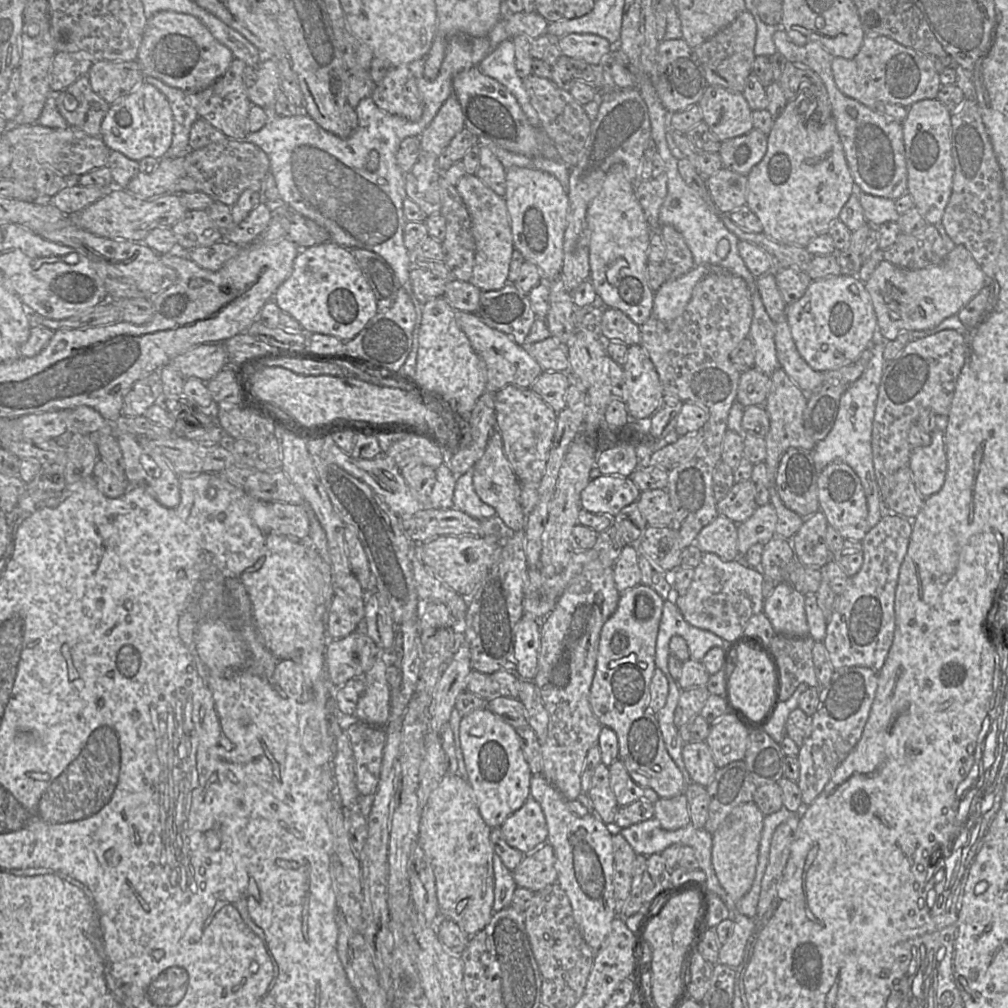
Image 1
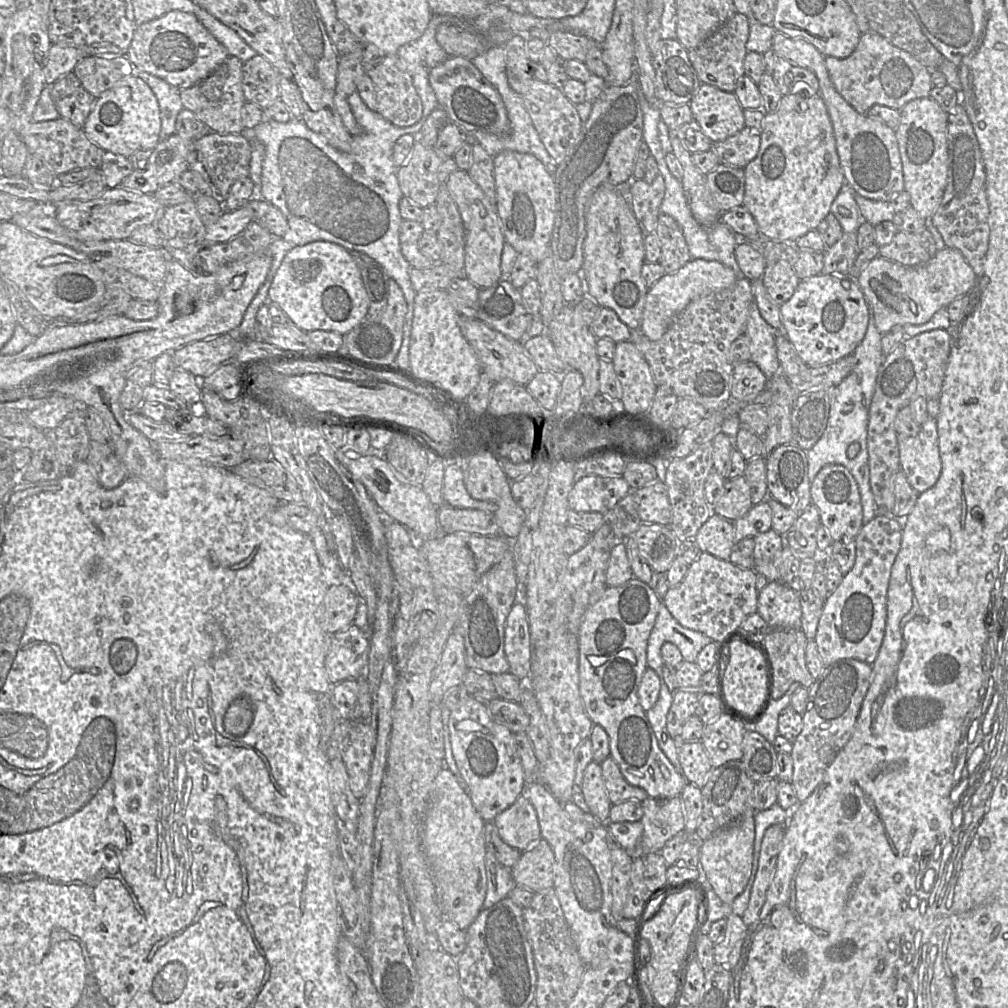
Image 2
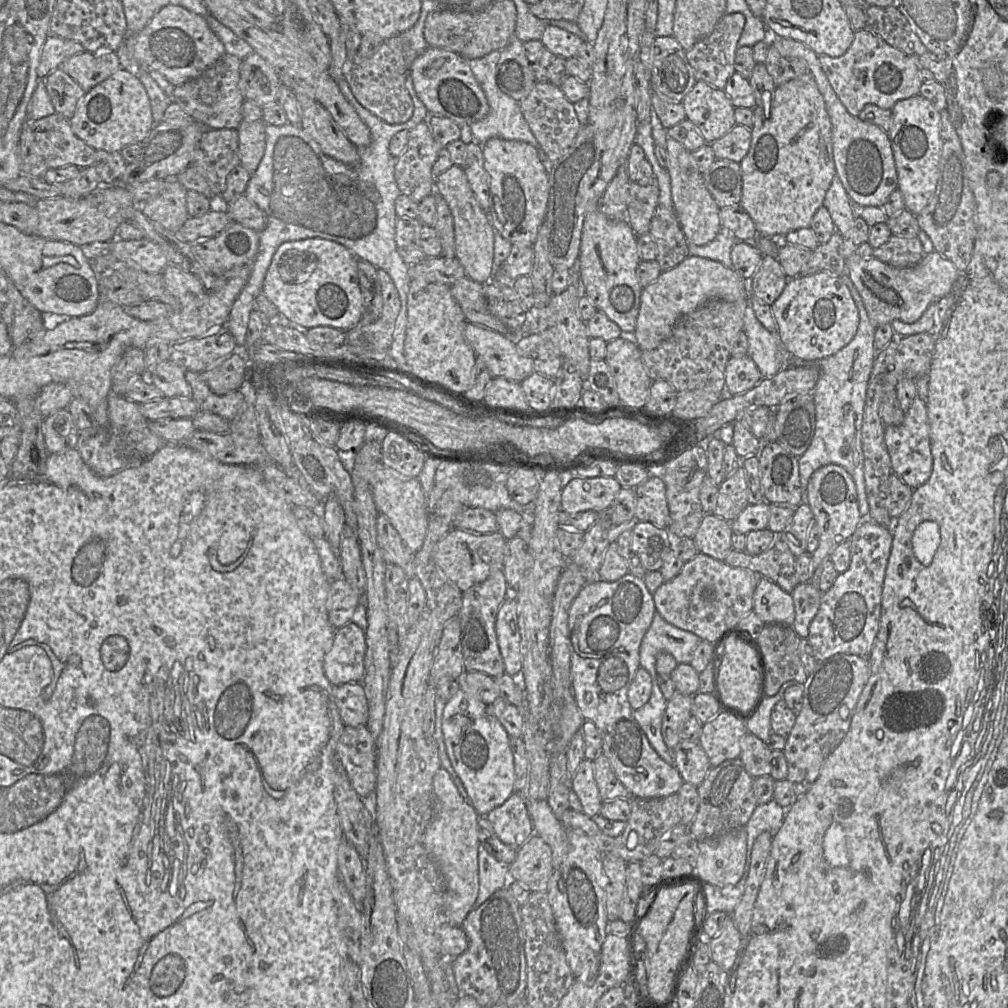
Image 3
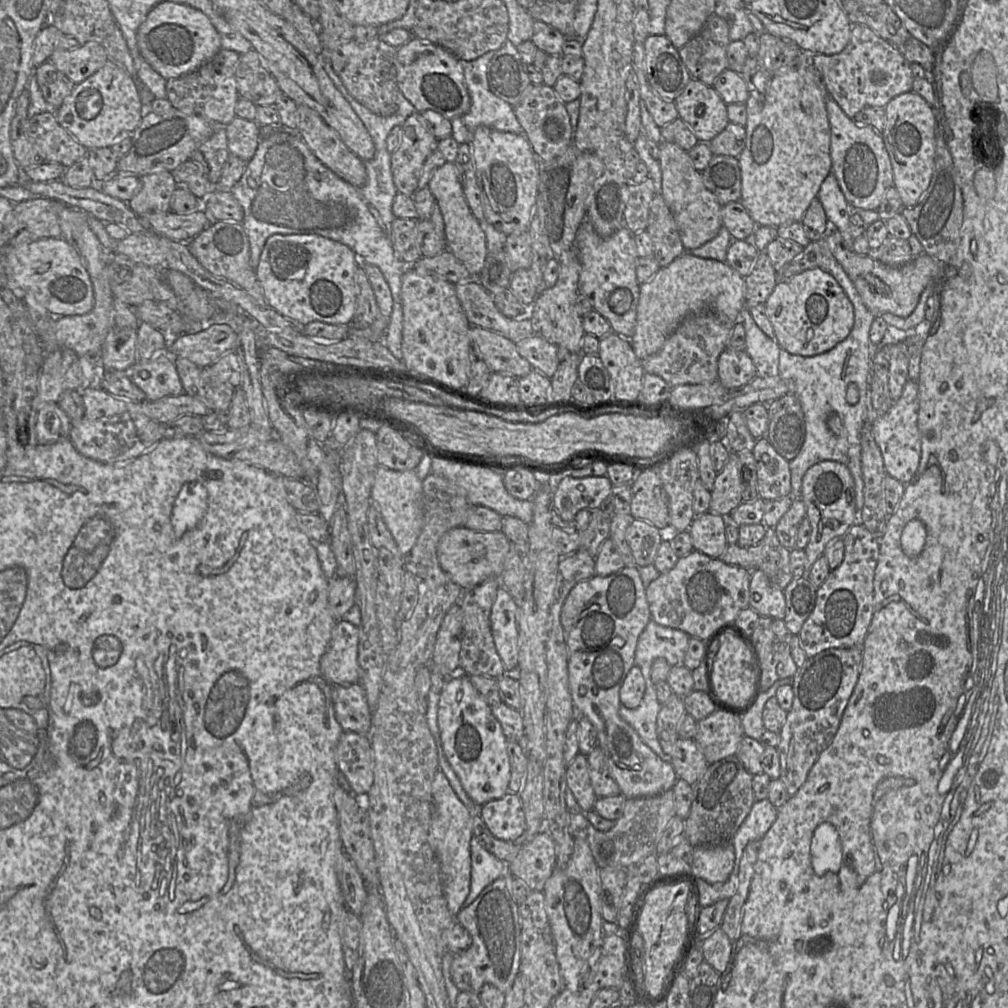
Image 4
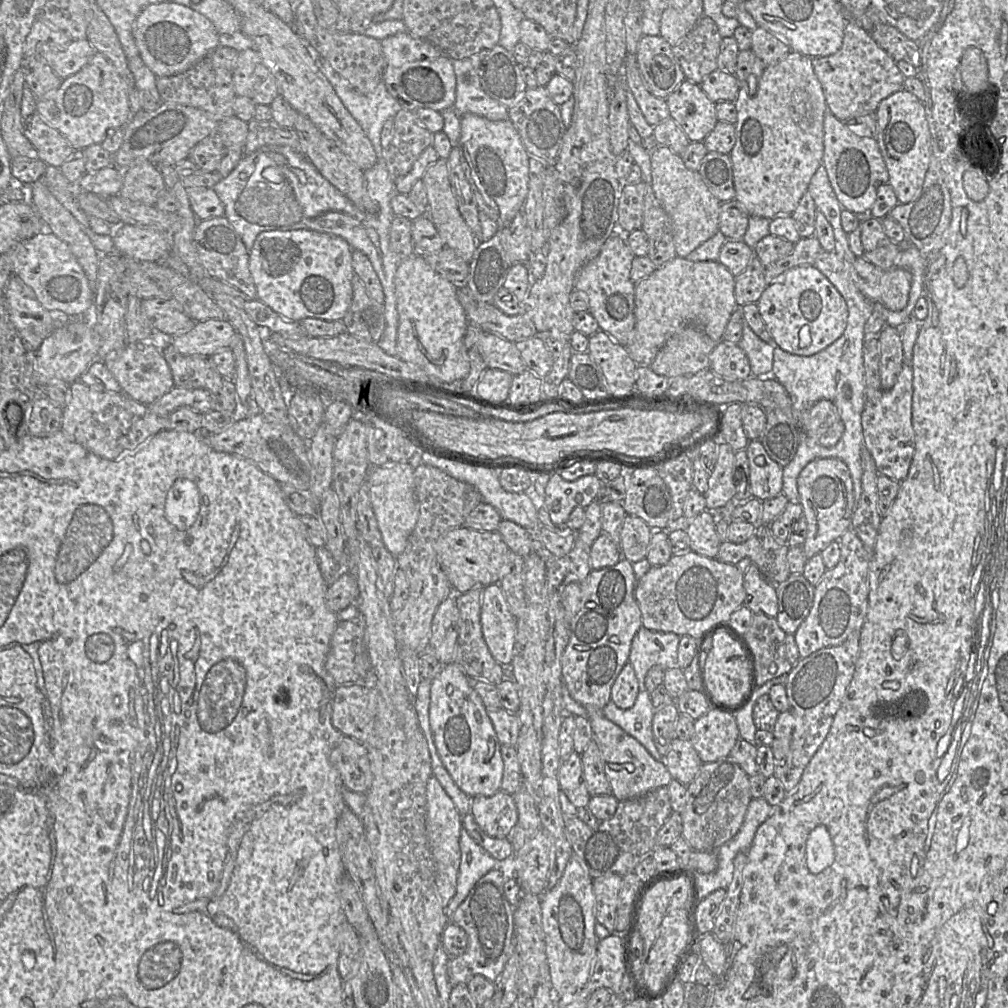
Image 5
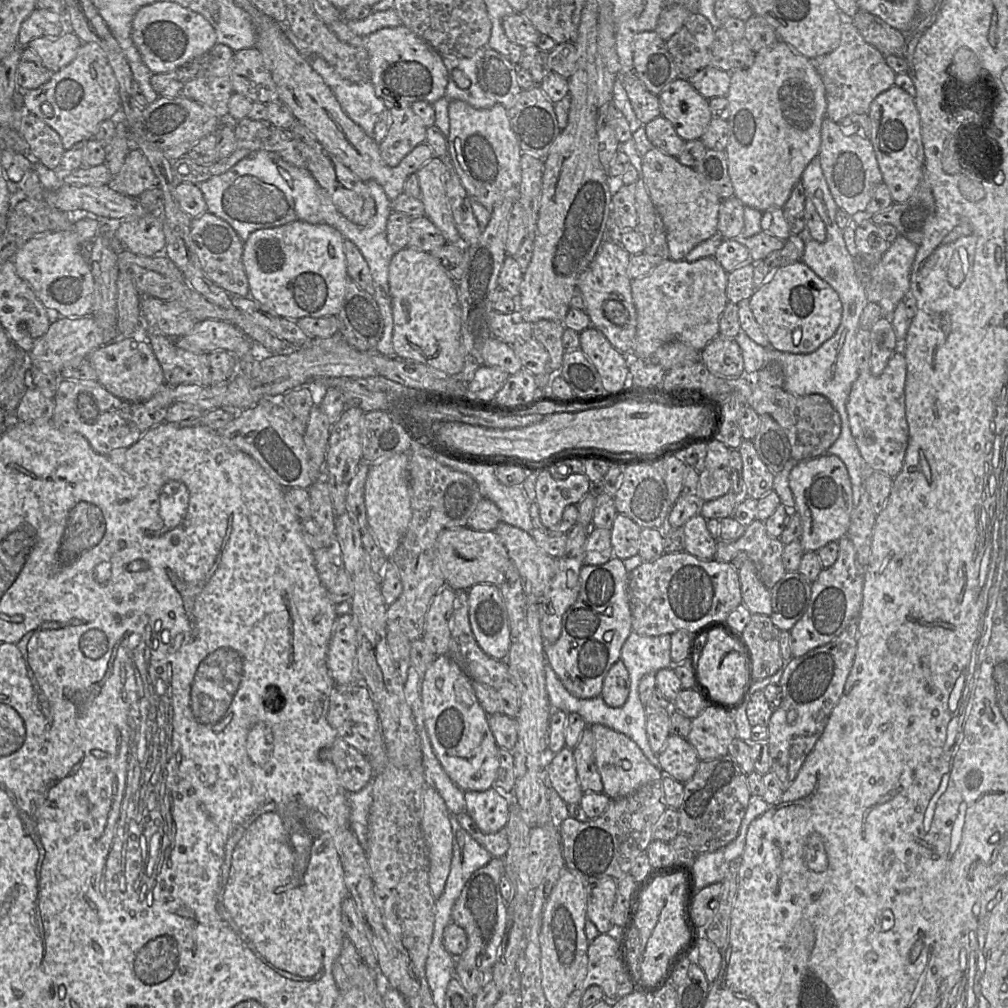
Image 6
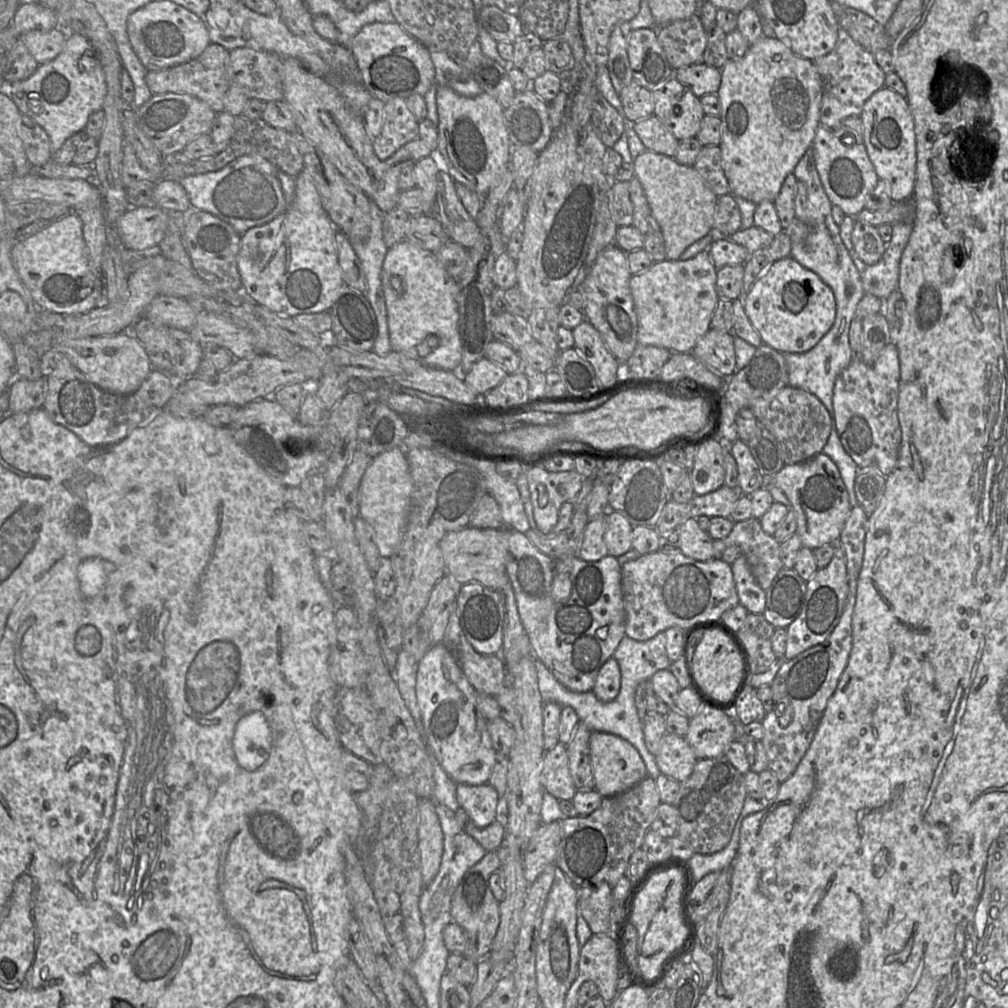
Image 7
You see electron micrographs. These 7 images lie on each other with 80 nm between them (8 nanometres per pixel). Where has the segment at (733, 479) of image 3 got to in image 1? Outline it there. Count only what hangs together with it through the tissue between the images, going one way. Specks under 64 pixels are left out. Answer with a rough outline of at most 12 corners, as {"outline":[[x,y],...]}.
{"outline":[[751,480],[735,483],[717,502],[719,515],[736,524],[757,509]]}

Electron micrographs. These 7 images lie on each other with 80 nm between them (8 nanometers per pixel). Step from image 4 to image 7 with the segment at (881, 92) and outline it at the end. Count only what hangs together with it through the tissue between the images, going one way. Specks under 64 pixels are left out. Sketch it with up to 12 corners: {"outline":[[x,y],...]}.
{"outline":[[842,28],[812,59],[820,125],[860,115],[885,87],[874,55]]}

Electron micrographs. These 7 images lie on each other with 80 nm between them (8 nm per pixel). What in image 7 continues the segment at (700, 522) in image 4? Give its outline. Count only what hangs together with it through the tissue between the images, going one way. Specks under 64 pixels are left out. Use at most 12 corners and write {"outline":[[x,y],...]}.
{"outline":[[696,518],[678,527],[680,550],[698,561],[714,558],[714,540]]}

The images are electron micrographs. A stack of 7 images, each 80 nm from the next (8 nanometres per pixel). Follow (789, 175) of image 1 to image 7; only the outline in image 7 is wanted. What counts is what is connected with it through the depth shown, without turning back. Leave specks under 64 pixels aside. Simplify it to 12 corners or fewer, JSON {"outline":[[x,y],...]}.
{"outline":[[763,35],[721,70],[730,195],[774,202],[812,148],[822,82]]}

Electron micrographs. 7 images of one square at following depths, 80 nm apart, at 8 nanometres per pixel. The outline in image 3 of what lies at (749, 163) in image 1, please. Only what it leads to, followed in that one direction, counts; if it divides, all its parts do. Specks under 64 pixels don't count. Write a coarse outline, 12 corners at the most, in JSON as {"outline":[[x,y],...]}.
{"outline":[[736,124],[712,142],[716,159],[740,163],[751,131]]}

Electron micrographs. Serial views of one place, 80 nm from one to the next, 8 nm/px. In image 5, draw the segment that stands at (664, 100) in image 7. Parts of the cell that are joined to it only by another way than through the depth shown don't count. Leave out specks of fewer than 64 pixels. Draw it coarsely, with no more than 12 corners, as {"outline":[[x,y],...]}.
{"outline":[[689,79],[666,98],[691,142],[704,141],[716,102]]}

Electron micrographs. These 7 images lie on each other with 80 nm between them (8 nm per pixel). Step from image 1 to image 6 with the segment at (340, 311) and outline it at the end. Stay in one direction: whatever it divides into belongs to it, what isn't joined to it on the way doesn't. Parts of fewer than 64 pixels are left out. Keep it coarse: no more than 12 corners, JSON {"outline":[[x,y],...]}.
{"outline":[[294,221],[243,243],[249,296],[294,321],[336,316],[345,238]]}

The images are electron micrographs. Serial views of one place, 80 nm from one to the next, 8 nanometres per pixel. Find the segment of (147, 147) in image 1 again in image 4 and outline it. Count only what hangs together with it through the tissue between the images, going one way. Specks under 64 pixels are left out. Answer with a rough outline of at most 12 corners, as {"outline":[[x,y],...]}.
{"outline":[[114,60],[52,109],[88,150],[141,122],[131,77]]}

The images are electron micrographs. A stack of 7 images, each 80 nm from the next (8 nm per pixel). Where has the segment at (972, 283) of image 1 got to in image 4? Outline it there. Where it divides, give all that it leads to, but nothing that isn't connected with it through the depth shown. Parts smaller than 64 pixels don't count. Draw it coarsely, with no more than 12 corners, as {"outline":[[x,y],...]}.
{"outline":[[825,237],[875,317],[908,317],[944,265],[927,254],[887,266]]}

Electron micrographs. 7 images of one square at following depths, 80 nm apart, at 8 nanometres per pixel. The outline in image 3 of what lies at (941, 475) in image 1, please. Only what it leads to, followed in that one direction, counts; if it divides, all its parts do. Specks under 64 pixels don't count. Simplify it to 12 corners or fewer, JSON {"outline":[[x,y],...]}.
{"outline":[[917,395],[884,441],[892,471],[913,490],[931,476],[926,403]]}

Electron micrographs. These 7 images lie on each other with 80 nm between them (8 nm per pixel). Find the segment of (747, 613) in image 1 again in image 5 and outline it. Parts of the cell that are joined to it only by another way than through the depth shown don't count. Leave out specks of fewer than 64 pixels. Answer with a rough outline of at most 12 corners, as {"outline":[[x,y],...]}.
{"outline":[[694,551],[637,580],[642,627],[700,640],[744,606],[744,572]]}

